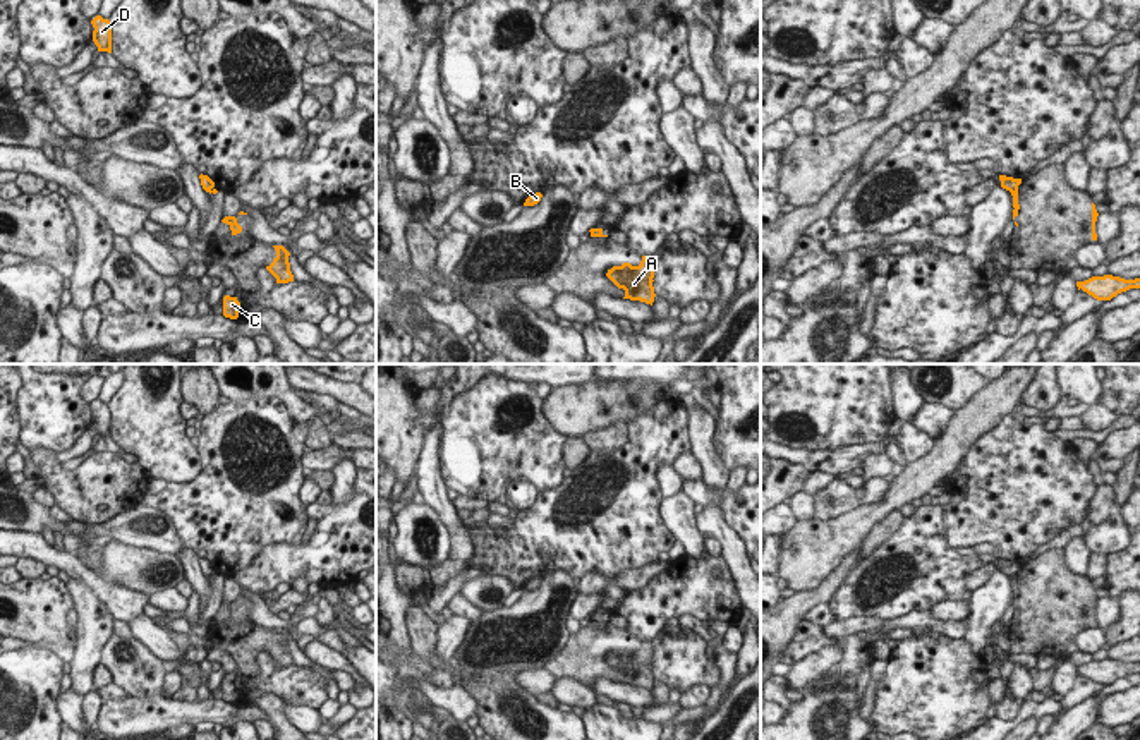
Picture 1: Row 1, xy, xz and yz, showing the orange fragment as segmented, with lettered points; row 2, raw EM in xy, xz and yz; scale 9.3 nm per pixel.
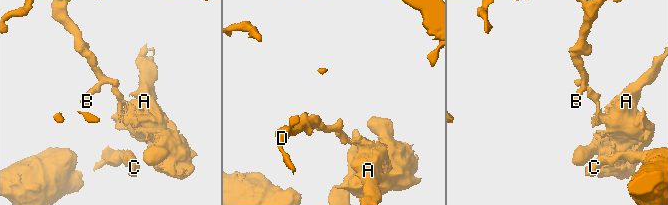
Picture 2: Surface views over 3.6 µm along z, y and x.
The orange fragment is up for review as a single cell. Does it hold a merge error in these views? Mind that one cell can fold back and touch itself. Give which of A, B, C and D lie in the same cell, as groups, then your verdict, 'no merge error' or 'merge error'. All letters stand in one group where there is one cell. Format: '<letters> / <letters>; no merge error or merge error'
A / B C D; merge error

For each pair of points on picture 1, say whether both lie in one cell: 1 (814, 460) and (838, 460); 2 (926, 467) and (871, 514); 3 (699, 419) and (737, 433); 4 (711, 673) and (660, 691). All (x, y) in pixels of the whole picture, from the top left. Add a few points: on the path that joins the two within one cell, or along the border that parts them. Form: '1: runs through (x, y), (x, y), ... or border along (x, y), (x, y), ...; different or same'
1: runs through (819, 460), (833, 460); same
2: runs through (912, 481), (885, 507); same
3: border along (715, 419), (716, 447); different
4: border along (656, 680), (670, 689); different

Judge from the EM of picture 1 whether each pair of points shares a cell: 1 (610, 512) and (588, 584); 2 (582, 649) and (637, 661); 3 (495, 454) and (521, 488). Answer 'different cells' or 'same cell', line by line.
1: different cells
2: same cell
3: different cells

